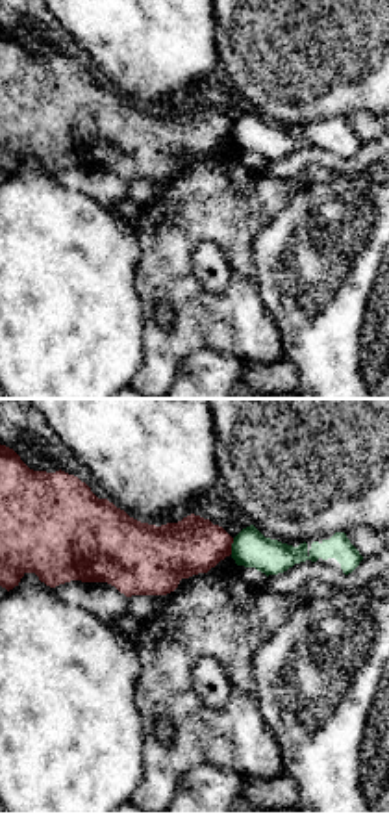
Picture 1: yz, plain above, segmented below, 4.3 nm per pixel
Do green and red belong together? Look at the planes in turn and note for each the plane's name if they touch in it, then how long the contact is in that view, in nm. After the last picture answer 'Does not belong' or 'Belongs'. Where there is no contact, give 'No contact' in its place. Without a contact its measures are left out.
Touches green in yz. Shared border 70 nm

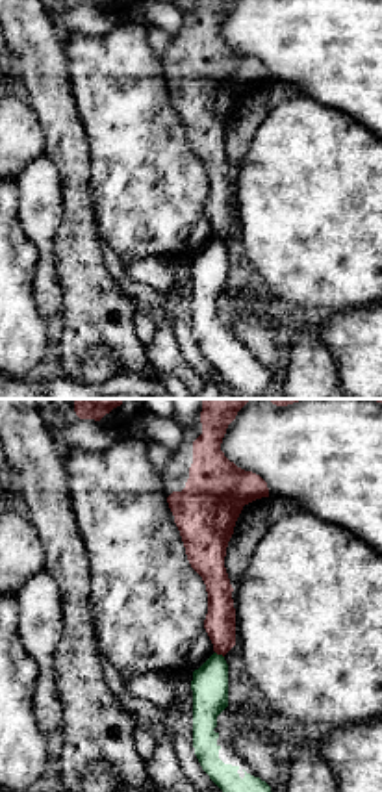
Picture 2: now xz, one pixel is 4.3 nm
Touches green in xz. Shared border 50 nm

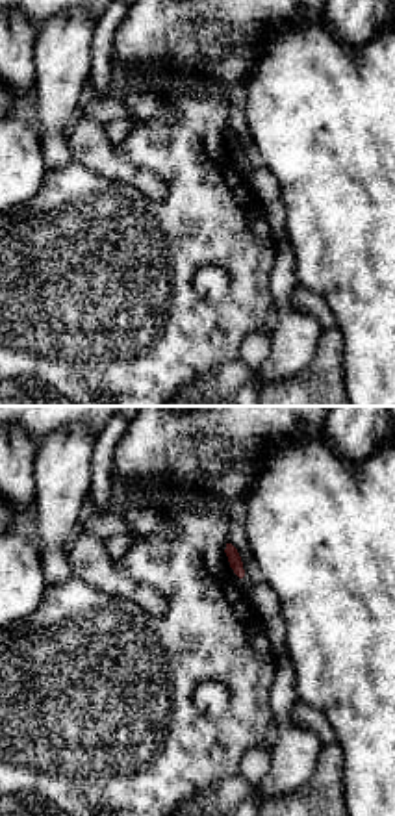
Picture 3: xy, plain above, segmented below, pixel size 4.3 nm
No contact

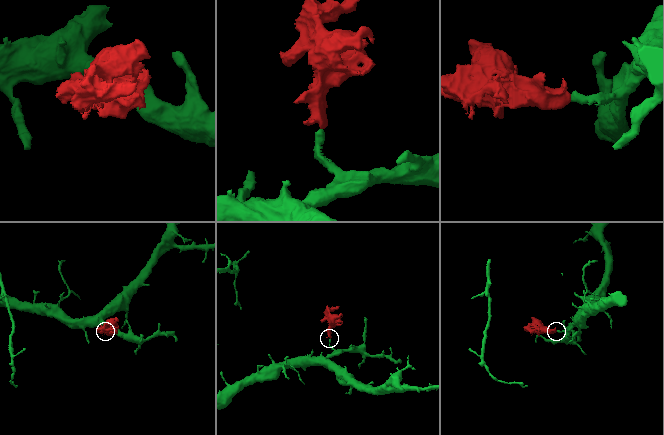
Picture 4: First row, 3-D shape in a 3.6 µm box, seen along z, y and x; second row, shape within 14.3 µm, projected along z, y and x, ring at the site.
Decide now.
Does not belong

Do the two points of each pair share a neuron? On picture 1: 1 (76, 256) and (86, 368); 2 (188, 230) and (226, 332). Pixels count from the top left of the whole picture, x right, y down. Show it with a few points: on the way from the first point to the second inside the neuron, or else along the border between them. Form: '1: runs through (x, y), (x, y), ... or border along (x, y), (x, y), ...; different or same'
1: runs through (76, 284), (76, 340); same
2: runs through (180, 256), (180, 286), (200, 306); same

